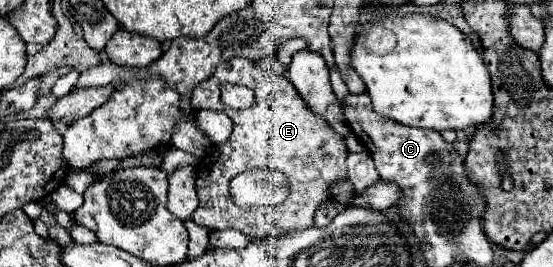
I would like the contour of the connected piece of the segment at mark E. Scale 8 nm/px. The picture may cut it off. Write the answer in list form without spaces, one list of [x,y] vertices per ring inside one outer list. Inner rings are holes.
[[[235,57],[231,61],[221,63],[207,81],[199,83],[191,91],[191,107],[195,111],[199,109],[223,111],[233,121],[231,137],[225,143],[215,145],[199,165],[197,175],[199,207],[191,217],[197,225],[207,227],[209,231],[237,229],[259,239],[291,231],[305,231],[313,227],[315,211],[331,199],[329,189],[347,177],[345,169],[347,145],[345,139],[327,125],[327,121],[317,117],[303,103],[297,89],[283,75],[265,71],[251,59]],[[223,83],[235,83],[253,89],[257,103],[251,109],[243,111],[223,107],[219,99],[219,87]],[[255,167],[281,169],[289,177],[291,195],[279,209],[247,211],[231,201],[229,181],[233,179],[233,175],[239,175],[241,171]]]

